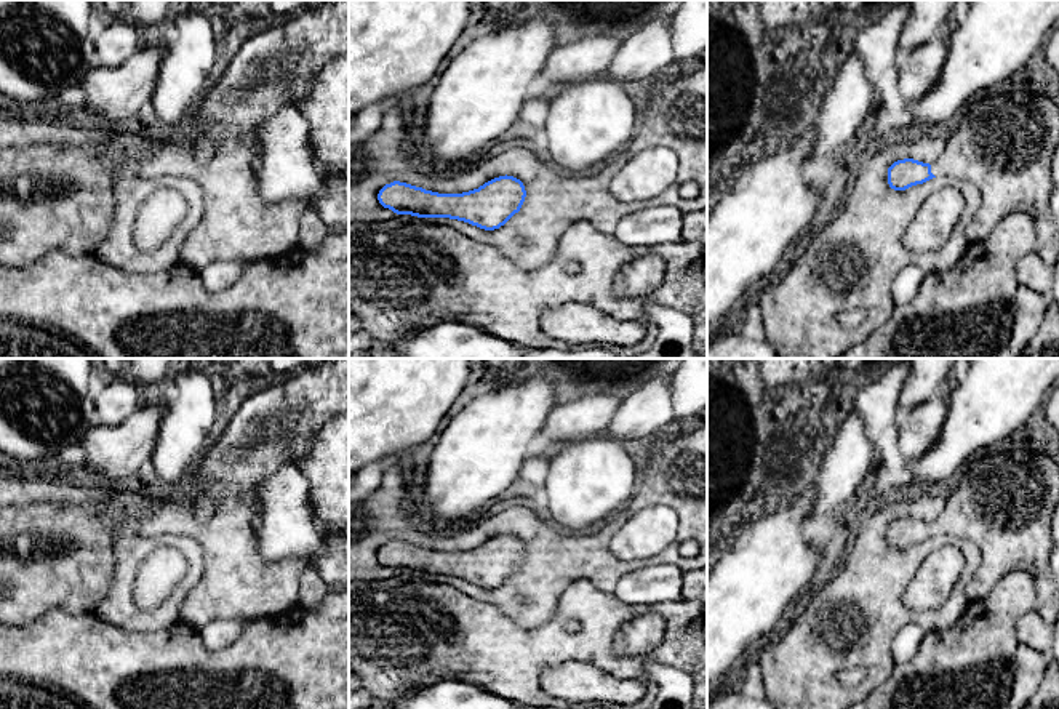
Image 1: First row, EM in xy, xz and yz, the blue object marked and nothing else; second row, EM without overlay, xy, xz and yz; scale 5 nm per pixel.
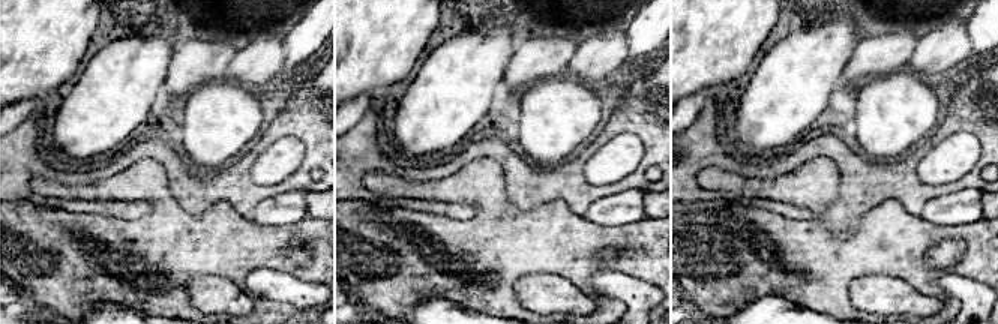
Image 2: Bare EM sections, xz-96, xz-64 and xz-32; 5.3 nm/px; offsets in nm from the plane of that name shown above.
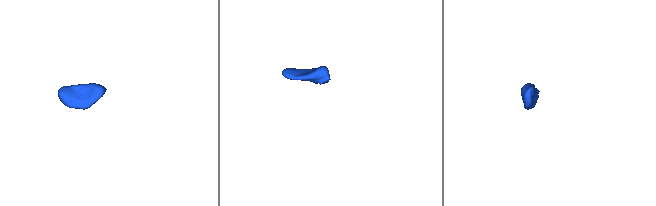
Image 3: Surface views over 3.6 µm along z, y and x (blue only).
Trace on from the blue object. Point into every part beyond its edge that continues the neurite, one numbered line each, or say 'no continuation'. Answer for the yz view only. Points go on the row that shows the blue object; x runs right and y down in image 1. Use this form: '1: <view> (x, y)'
no continuation

